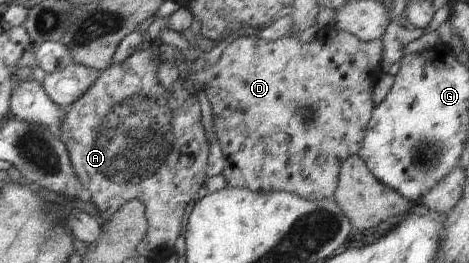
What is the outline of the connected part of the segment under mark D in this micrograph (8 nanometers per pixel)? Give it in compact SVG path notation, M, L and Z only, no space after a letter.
M328 24L321 28L316 36L316 40L311 43L302 42L299 36L285 36L279 39L272 39L269 34L238 37L224 48L220 58L214 64L208 64L200 55L195 56L193 64L188 64L189 76L192 76L193 82L196 82L195 84L205 91L208 95L210 106L212 106L216 138L224 158L226 158L226 163L221 173L228 187L239 189L246 187L252 192L262 194L284 191L285 193L313 201L332 199L338 186L341 164L349 156L359 154L362 148L364 131L375 109L374 100L372 99L374 86L385 73L385 67L381 62L383 53L382 41L361 41L349 32L336 29L333 24Z

